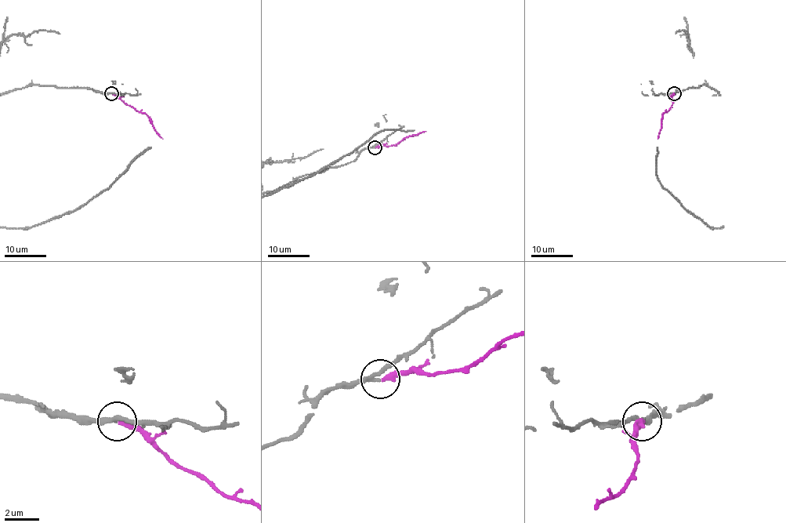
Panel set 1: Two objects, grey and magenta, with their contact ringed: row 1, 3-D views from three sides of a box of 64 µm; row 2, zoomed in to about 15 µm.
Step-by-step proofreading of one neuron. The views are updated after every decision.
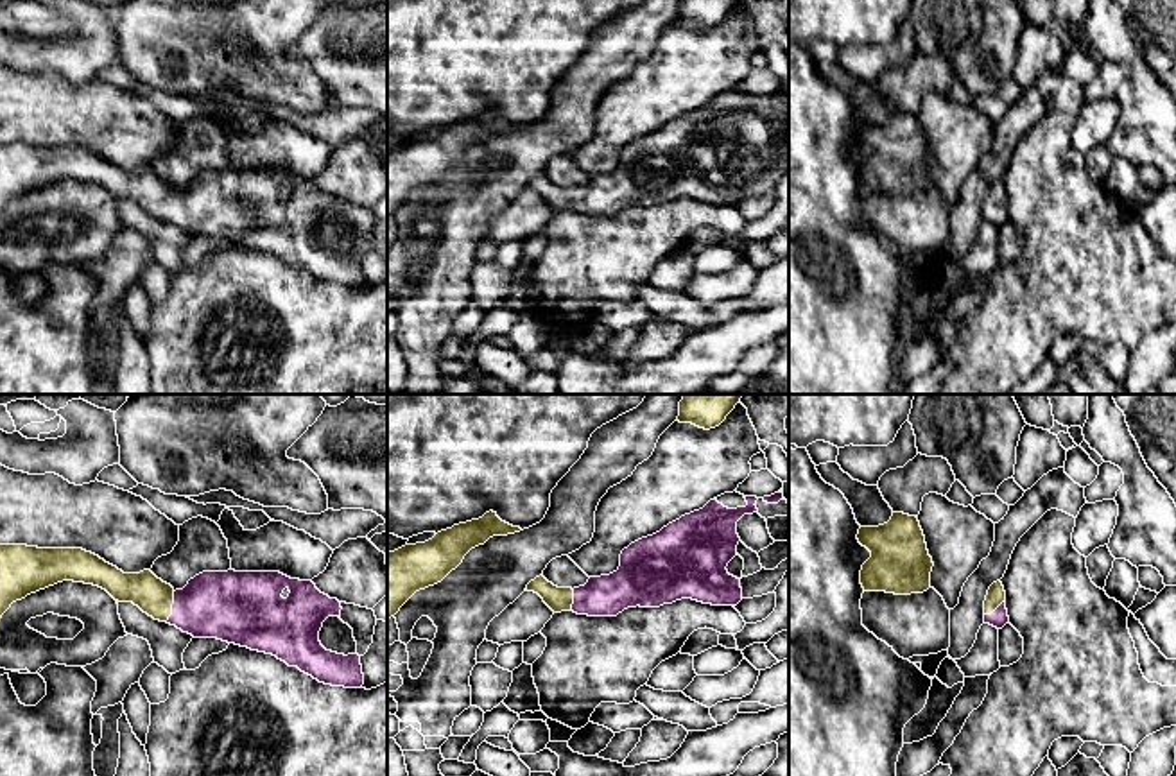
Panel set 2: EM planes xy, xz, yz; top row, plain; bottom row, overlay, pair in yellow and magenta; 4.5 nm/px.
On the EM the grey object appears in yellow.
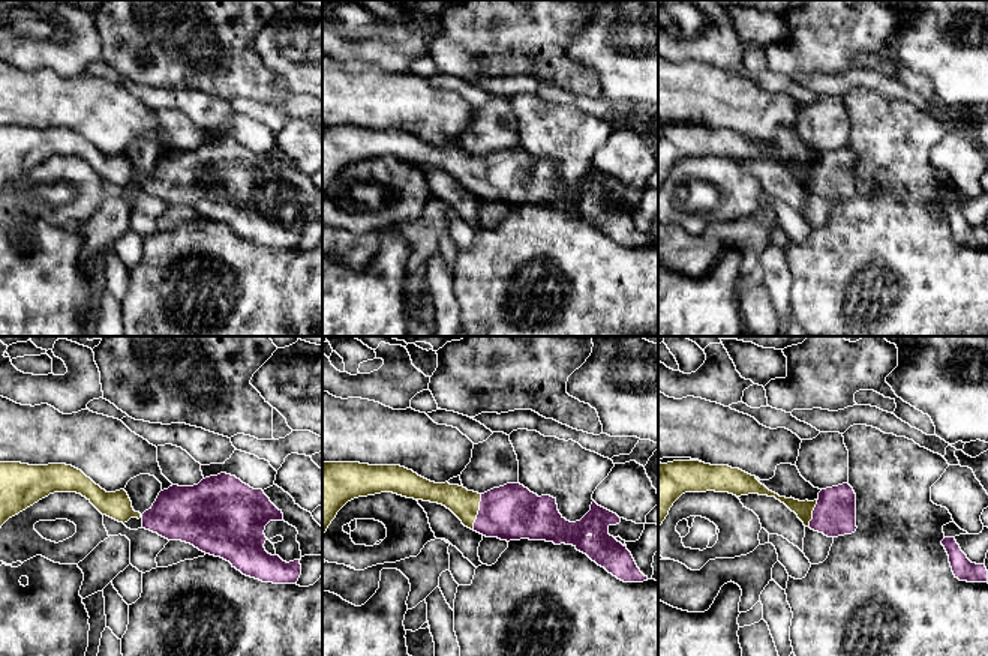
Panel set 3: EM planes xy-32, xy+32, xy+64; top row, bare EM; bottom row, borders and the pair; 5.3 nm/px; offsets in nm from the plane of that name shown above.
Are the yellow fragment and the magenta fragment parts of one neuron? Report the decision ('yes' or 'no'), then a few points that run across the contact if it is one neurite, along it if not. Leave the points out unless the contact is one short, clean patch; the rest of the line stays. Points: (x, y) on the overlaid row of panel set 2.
yes; line xy (155, 597), (171, 606), (214, 604)

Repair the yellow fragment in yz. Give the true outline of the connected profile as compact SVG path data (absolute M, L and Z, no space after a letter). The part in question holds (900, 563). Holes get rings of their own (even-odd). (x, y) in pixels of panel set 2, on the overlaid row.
M893 513L884 525L860 527L857 539L871 552L860 570L864 591L911 595L930 588L934 563L916 516Z

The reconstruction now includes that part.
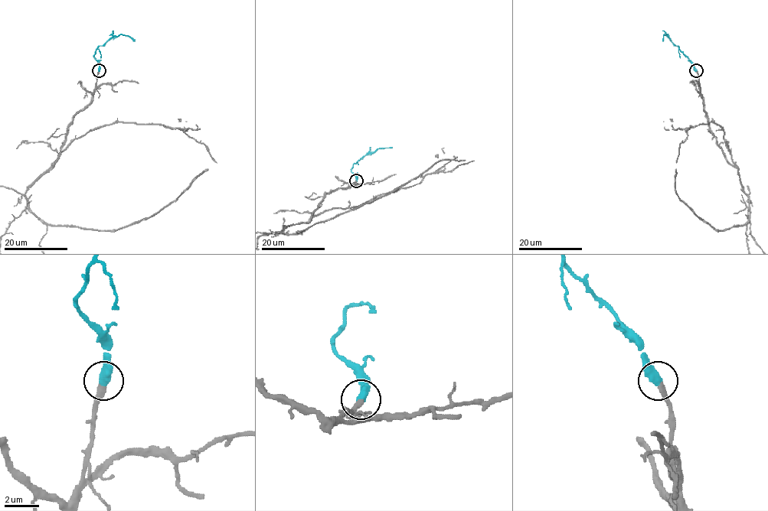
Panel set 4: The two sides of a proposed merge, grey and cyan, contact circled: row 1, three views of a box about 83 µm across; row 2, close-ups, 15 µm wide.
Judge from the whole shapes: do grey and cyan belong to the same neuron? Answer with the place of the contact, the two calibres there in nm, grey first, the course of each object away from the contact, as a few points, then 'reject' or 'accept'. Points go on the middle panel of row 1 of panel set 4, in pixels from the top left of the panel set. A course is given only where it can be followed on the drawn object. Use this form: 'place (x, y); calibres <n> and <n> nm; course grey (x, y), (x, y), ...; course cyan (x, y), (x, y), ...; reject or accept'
place (356, 180); calibres 320 and 500 nm; course grey (356, 180), (350, 187), (328, 192), (307, 222), (289, 225), (274, 233); course cyan (356, 180), (351, 171), (353, 164), (378, 148), (392, 148); accept

